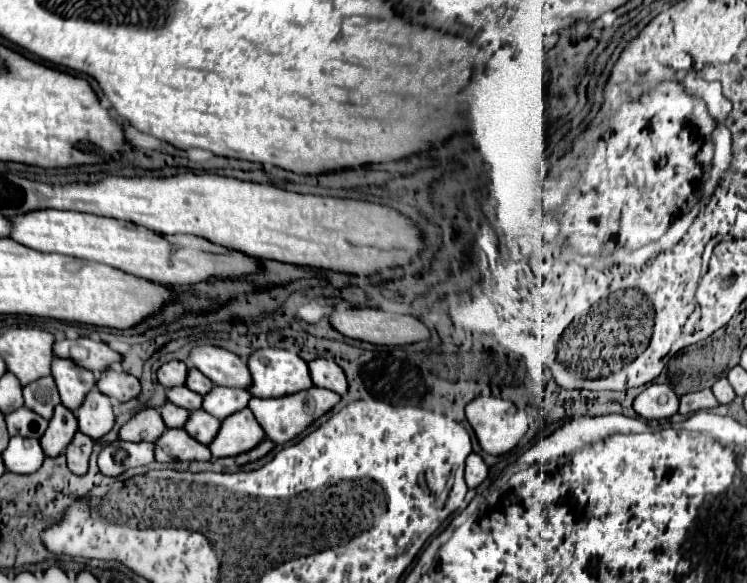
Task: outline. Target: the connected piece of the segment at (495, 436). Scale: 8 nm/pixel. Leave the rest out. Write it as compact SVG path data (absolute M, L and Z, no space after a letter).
M477 397L473 399L467 407L465 407L465 415L469 425L473 427L479 445L483 447L485 453L491 455L503 455L507 451L511 451L519 439L525 435L527 431L527 413L523 409L517 409L511 401L505 399L497 399L497 397Z

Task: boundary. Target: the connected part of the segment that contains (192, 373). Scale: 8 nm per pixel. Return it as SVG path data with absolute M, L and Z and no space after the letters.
M189 369L185 385L187 385L191 391L201 393L201 395L209 393L209 391L211 391L211 387L213 387L213 383L211 383L211 381L209 381L209 379L207 379L203 373L199 373L197 369Z

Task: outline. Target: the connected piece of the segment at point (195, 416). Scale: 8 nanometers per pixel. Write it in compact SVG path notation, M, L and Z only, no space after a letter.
M199 409L199 411L191 411L191 413L189 413L189 419L187 419L187 423L185 423L183 429L185 429L193 439L201 441L203 445L209 445L209 443L213 441L215 433L219 431L219 423L221 423L219 419L211 417L207 411Z

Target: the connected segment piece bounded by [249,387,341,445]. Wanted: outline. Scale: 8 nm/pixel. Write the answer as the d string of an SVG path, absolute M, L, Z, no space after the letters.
M311 387L305 389L301 393L293 393L293 395L285 395L285 397L275 397L275 399L257 399L251 397L249 401L249 409L253 411L255 419L259 421L259 425L263 427L265 435L281 445L291 441L295 435L299 435L309 423L313 423L317 417L321 417L323 413L327 413L333 405L337 405L341 399L339 393L335 391L327 391L327 389L319 389L319 387Z

